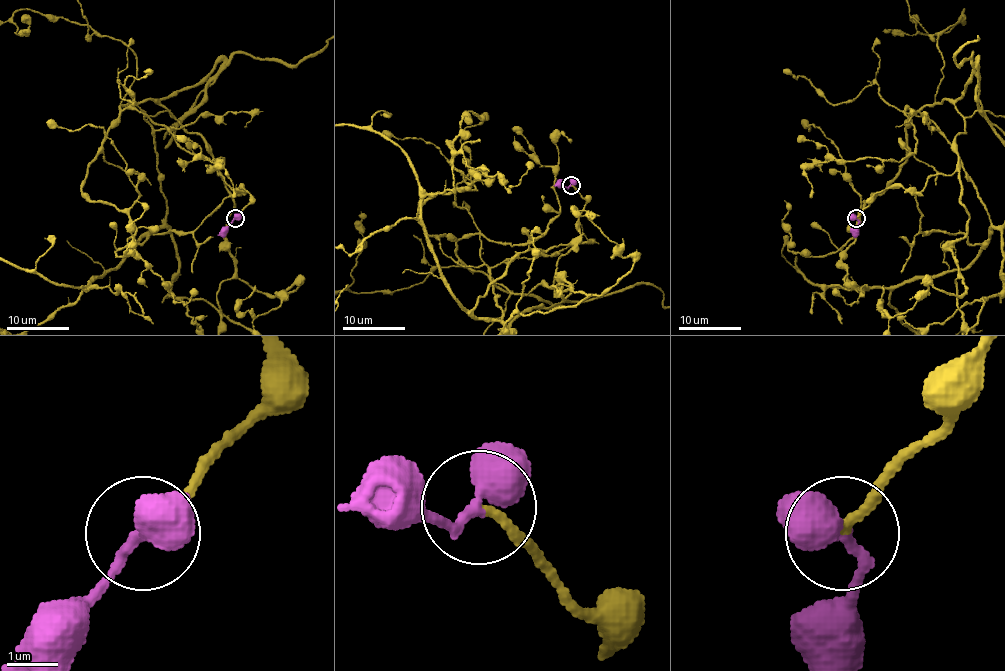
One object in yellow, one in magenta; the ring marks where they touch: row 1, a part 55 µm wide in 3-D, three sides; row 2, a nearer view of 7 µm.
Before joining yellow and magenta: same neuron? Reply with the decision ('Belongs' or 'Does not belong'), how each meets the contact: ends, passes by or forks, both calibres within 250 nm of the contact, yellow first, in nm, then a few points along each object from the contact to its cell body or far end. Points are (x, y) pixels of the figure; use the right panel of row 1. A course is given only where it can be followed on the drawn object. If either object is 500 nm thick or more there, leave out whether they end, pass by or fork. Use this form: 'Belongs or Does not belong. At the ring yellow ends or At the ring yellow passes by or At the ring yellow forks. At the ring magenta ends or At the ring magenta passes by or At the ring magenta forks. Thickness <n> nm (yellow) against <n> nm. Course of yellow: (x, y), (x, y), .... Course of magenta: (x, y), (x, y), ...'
Belongs. At the ring yellow ends. At the ring magenta passes by. Thickness 170 nm (yellow) against 400 nm. Course of magenta: (856, 219), (858, 232), (853, 237)

